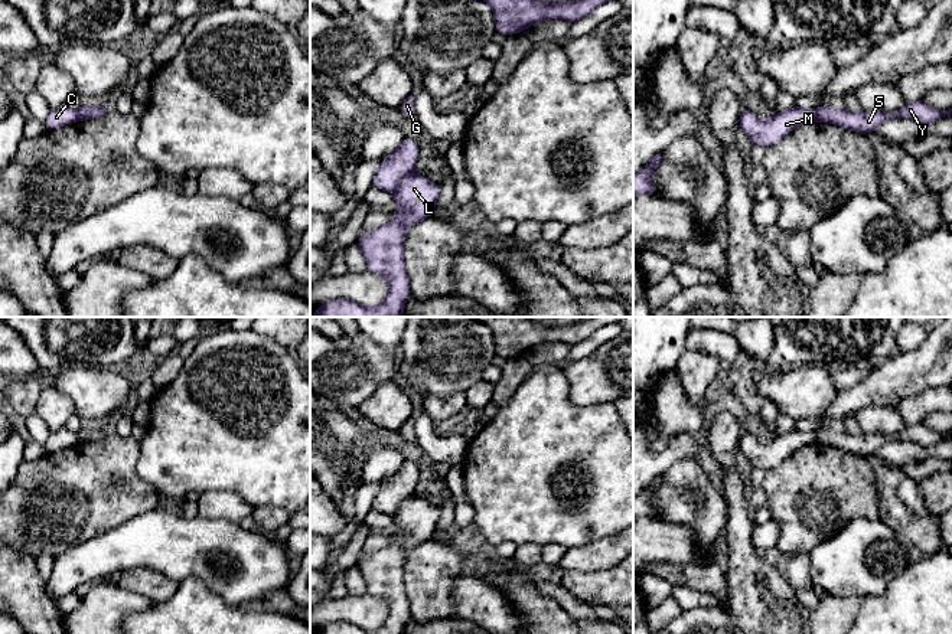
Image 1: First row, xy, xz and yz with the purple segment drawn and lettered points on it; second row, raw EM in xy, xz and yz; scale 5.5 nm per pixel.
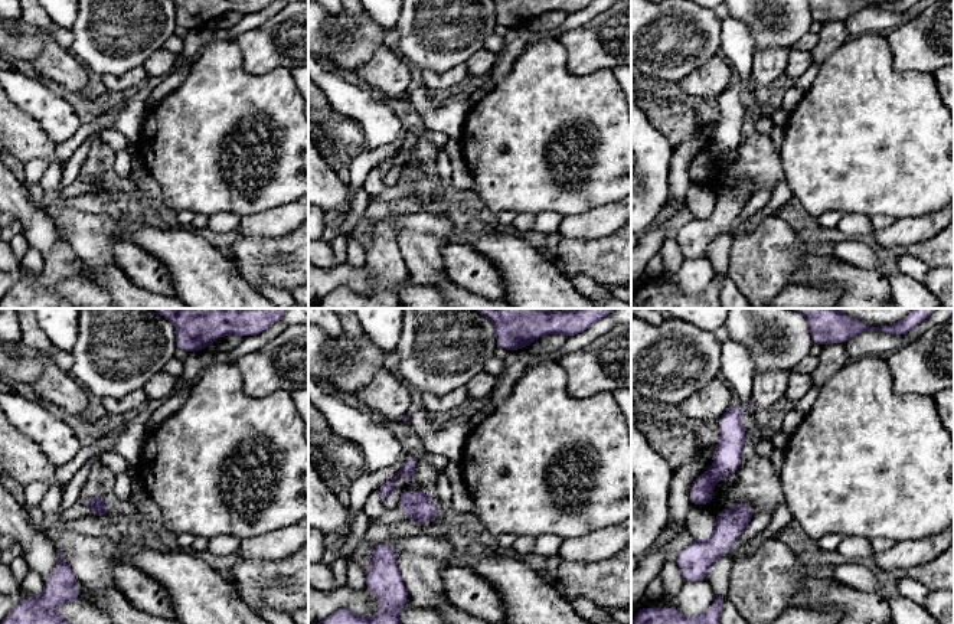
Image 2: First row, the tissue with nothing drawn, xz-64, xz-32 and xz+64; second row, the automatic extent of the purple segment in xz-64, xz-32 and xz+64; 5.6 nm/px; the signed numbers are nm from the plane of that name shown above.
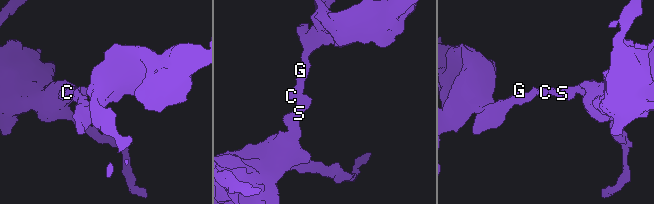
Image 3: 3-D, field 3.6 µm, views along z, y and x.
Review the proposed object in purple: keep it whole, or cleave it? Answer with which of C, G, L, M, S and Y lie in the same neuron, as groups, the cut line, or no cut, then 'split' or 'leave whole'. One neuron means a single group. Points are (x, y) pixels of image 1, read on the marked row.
C G M / L S Y; cut in xz along (414, 170), (406, 175), (391, 192); split

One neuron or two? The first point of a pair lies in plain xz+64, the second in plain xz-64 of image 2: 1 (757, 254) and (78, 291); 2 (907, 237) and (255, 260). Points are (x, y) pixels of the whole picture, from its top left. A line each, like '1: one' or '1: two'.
1: two
2: two

